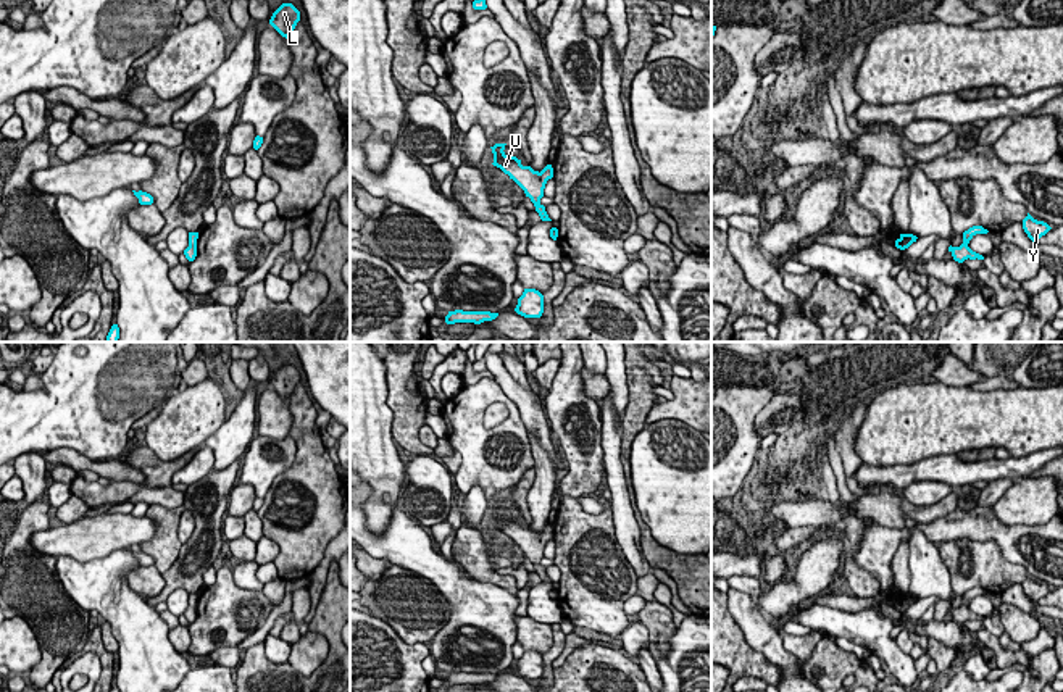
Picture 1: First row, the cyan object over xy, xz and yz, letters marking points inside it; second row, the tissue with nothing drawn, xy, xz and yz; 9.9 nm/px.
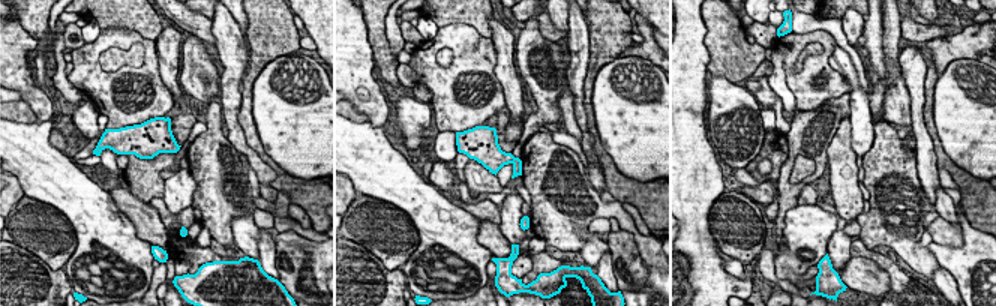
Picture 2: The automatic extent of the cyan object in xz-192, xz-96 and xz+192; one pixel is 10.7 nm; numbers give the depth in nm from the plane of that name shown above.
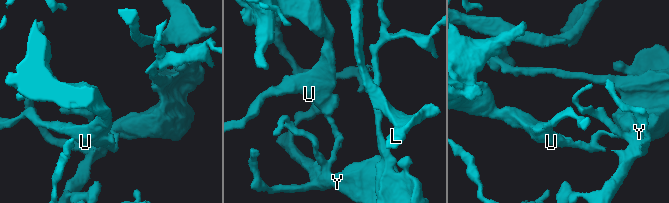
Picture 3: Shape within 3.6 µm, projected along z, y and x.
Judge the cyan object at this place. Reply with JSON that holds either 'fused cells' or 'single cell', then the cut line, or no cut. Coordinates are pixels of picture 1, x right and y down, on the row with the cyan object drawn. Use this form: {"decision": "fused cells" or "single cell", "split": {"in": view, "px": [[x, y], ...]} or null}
{"decision": "fused cells", "split": {"in": "yz", "px": [[962, 244], [967, 247]]}}

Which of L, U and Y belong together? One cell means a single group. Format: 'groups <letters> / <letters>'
groups L U / Y

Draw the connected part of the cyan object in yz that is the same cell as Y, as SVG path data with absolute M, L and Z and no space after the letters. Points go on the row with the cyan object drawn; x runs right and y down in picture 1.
M1029 213L1023 219L1023 229L1032 242L1037 242L1042 236L1045 236L1052 227L1044 223L1034 219Z

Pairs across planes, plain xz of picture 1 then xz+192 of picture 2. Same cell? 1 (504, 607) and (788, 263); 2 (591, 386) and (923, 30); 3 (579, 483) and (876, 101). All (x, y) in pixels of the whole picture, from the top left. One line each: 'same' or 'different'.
1: same
2: same
3: different

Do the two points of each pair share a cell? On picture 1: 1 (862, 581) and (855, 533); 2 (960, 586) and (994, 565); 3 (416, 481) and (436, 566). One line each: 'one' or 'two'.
1: one
2: one
3: two

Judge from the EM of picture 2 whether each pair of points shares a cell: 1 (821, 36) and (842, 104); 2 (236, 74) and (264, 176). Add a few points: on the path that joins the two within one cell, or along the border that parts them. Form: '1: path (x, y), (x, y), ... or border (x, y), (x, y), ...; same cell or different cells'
1: border (848, 92), (827, 99), (816, 108), (806, 110); different cells
2: path (231, 99), (231, 122), (236, 137), (246, 150); same cell

